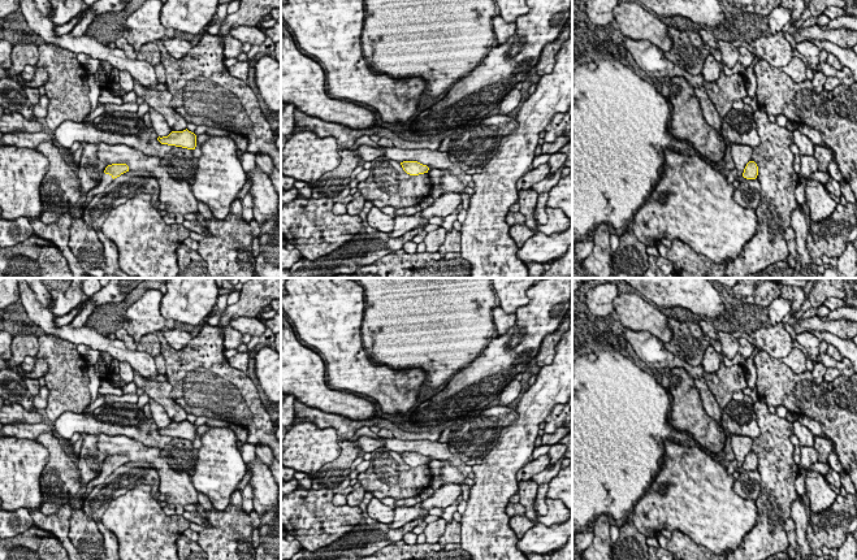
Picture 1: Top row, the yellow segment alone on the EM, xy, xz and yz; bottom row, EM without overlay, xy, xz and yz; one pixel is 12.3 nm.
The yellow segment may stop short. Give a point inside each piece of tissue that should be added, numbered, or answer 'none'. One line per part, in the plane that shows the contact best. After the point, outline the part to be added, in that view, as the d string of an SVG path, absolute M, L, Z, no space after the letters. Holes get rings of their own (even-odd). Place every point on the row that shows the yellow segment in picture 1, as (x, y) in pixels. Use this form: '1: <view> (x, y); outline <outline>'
1: xy (105, 179); outline M104 174L100 182L95 186L95 188L87 194L87 204L94 199L95 195L103 192L104 188L112 182L113 182L112 175Z

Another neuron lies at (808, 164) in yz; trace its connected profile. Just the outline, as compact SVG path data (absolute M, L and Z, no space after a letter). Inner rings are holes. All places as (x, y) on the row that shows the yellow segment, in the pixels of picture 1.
M800 156L800 178L808 179L818 169L819 164L814 156Z

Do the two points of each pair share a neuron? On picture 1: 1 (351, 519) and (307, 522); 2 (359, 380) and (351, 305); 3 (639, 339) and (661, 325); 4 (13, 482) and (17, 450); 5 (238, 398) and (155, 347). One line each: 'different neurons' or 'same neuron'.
1: same neuron
2: same neuron
3: different neurons
4: same neuron
5: different neurons

